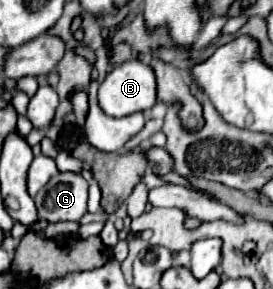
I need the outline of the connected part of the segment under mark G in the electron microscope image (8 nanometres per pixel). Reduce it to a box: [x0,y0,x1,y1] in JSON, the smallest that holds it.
[34,173,88,221]

